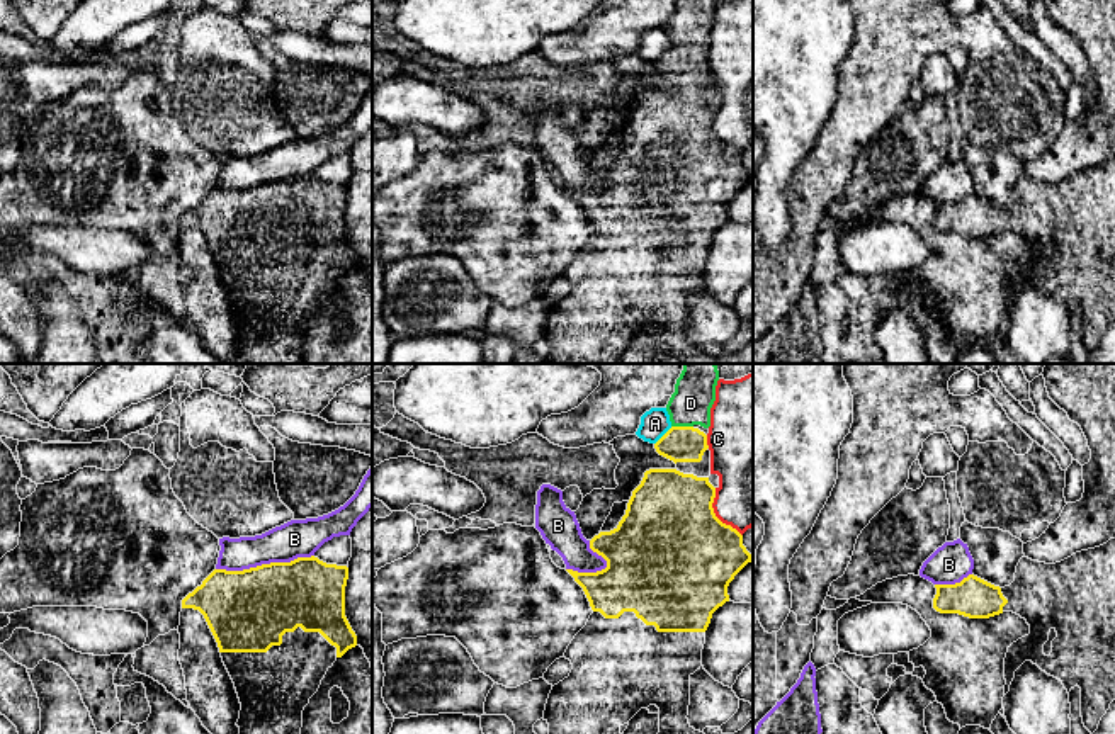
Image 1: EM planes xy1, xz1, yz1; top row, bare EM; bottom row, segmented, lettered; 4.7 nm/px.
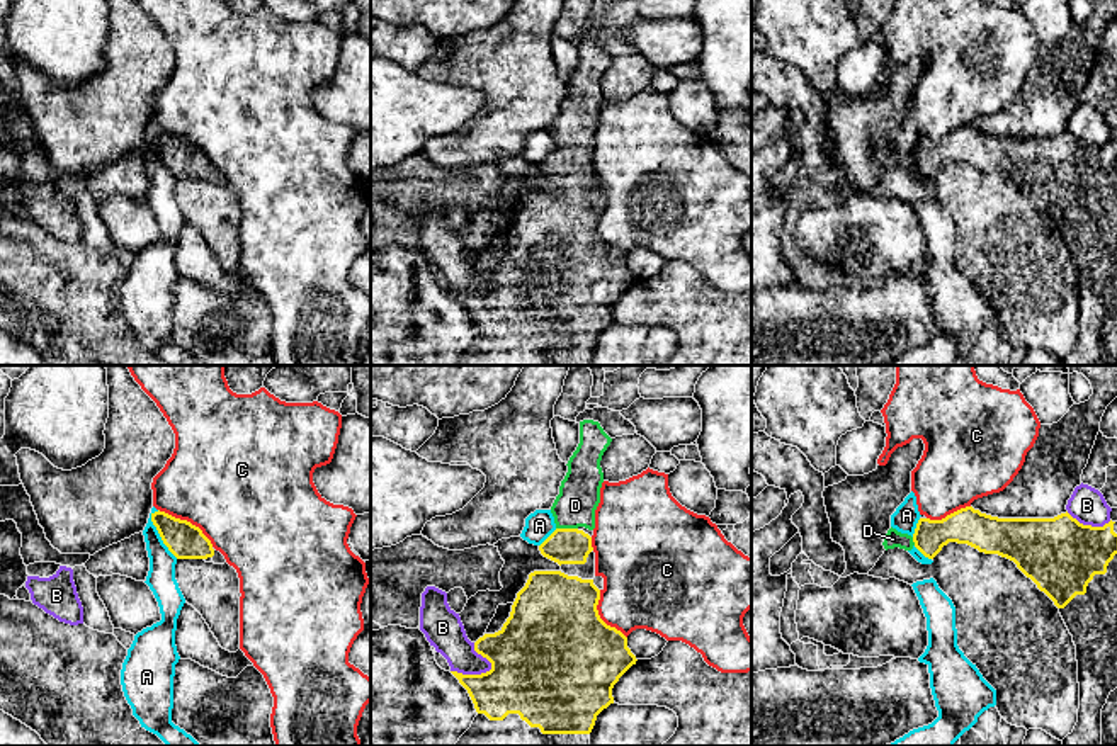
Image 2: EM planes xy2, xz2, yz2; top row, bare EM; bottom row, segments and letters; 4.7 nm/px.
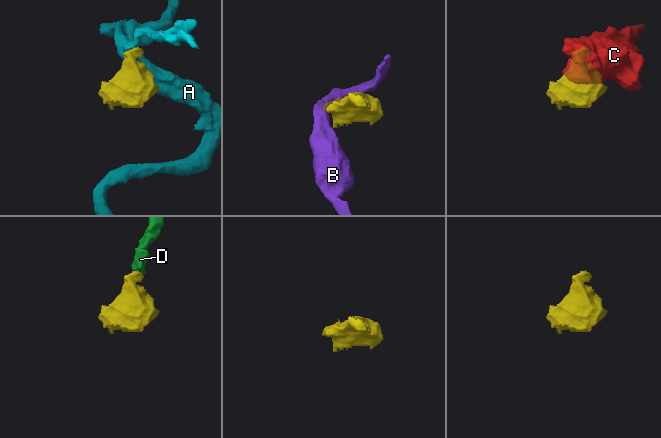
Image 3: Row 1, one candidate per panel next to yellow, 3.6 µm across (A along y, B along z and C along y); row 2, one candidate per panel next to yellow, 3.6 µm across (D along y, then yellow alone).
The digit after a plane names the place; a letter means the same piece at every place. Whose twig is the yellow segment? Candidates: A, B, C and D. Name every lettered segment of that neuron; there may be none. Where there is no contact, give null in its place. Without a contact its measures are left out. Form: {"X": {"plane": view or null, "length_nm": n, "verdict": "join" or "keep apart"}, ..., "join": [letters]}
{"A": {"plane": "xy2", "length_nm": 260, "verdict": "keep apart"}, "B": {"plane": "xy1", "length_nm": 460, "verdict": "keep apart"}, "C": {"plane": "xy2", "length_nm": 320, "verdict": "keep apart"}, "D": {"plane": "xz1", "length_nm": 100, "verdict": "join"}, "join": ["D"]}

